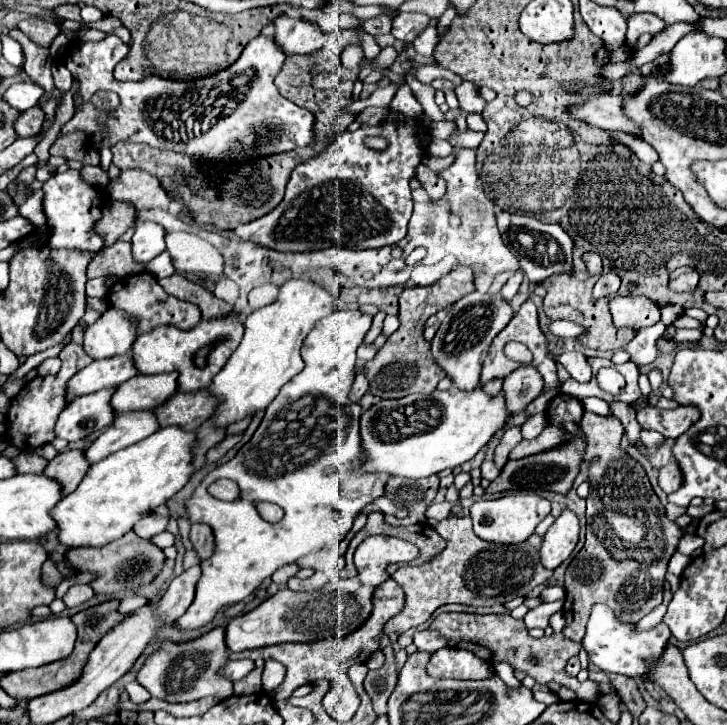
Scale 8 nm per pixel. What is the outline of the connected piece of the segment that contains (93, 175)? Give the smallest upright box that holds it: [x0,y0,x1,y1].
[80,166,110,186]

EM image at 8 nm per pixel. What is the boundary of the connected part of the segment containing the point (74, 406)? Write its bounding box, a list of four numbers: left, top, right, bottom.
[56,388,116,442]

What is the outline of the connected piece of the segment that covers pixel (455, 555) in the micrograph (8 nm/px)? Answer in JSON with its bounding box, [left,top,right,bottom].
[384,516,552,634]

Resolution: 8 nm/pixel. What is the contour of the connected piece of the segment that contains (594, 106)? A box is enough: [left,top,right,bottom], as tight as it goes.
[574,90,642,138]

